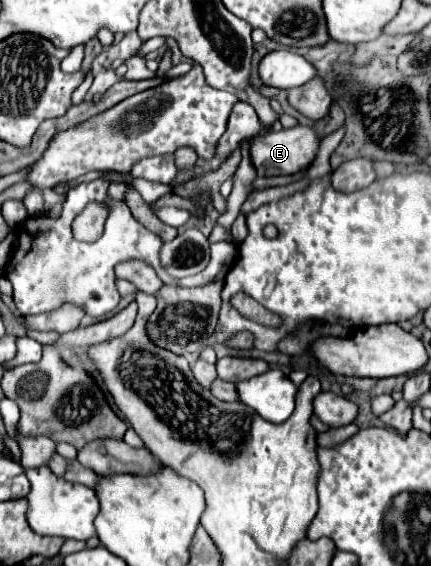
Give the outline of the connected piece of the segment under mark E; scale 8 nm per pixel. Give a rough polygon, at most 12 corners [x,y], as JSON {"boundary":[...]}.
{"boundary":[[312,126],[254,138],[258,176],[290,176],[314,162]]}

